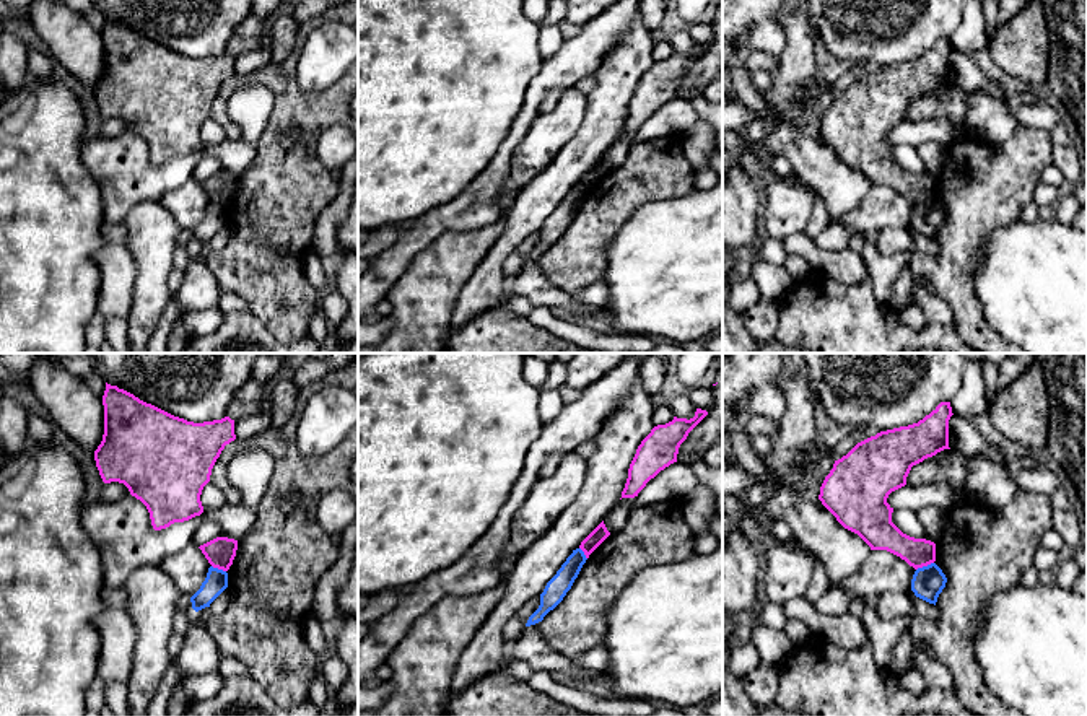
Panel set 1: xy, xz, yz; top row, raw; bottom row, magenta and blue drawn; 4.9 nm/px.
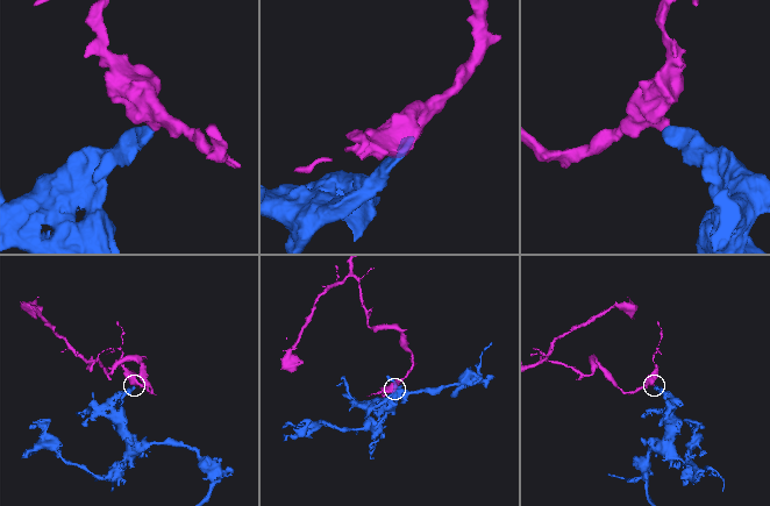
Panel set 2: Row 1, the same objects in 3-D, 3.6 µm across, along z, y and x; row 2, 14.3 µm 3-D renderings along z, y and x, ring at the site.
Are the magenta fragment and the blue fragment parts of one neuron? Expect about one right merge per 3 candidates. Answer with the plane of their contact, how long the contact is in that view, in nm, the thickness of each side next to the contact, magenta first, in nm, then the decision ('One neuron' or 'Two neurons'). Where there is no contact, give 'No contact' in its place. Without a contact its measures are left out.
Touches magenta in yz. Shared border 100 nm. Thickness 140 nm (magenta) against 160 nm. Two neurons

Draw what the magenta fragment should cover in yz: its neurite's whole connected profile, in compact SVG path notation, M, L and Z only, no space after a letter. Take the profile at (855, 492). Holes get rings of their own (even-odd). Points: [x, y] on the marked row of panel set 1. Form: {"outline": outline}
{"outline": "M941 402L918 423L880 431L858 443L846 456L835 461L825 477L819 500L848 530L858 534L871 550L887 550L915 570L936 561L936 544L903 534L893 522L893 508L887 503L892 491L906 485L913 465L949 448L950 402Z"}

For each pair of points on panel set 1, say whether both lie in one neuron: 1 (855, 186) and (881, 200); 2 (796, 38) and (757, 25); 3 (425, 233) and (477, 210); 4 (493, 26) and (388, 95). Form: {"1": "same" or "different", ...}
{"1": "different", "2": "different", "3": "same", "4": "same"}

